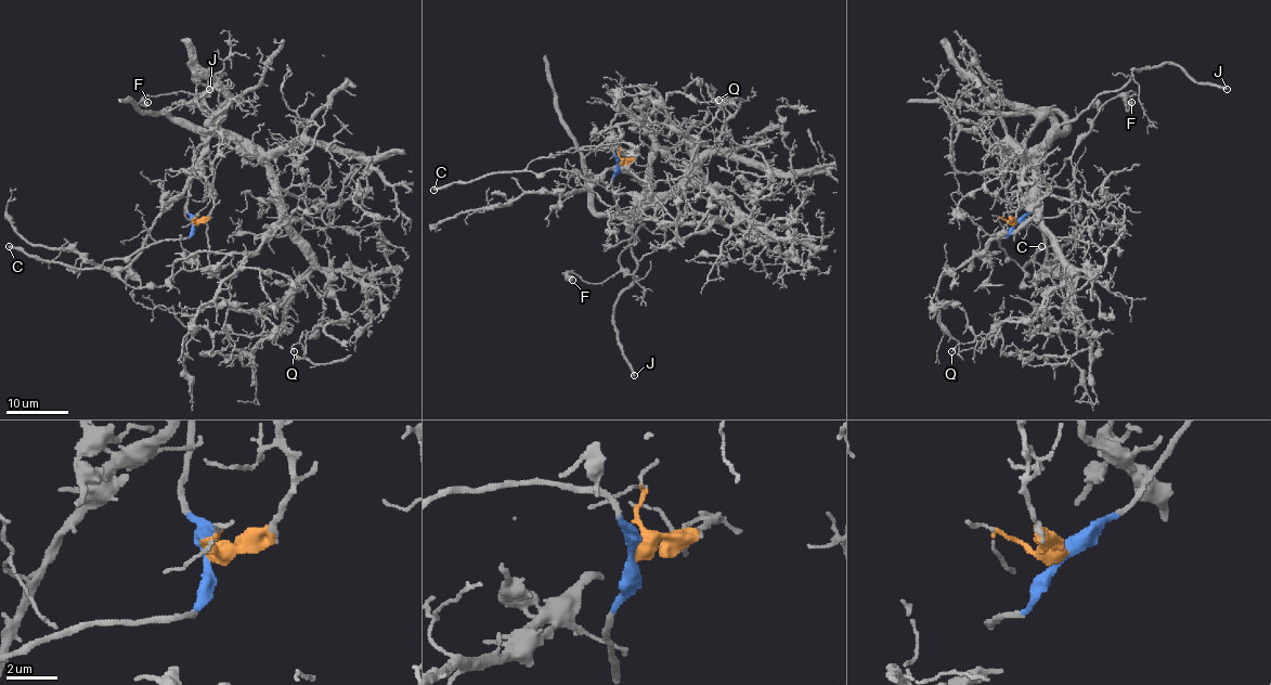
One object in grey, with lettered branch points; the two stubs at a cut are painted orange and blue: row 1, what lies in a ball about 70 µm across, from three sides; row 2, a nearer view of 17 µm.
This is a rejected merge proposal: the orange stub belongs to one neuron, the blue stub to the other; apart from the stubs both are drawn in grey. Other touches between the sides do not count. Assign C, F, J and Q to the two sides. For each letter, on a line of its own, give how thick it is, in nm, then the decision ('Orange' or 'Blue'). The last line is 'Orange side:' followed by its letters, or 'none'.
C: Thickness 260 nm. Blue
F: Thickness 440 nm. Blue
J: Thickness 320 nm. Orange
Q: Thickness 140 nm. Orange
Orange side: J, Q

